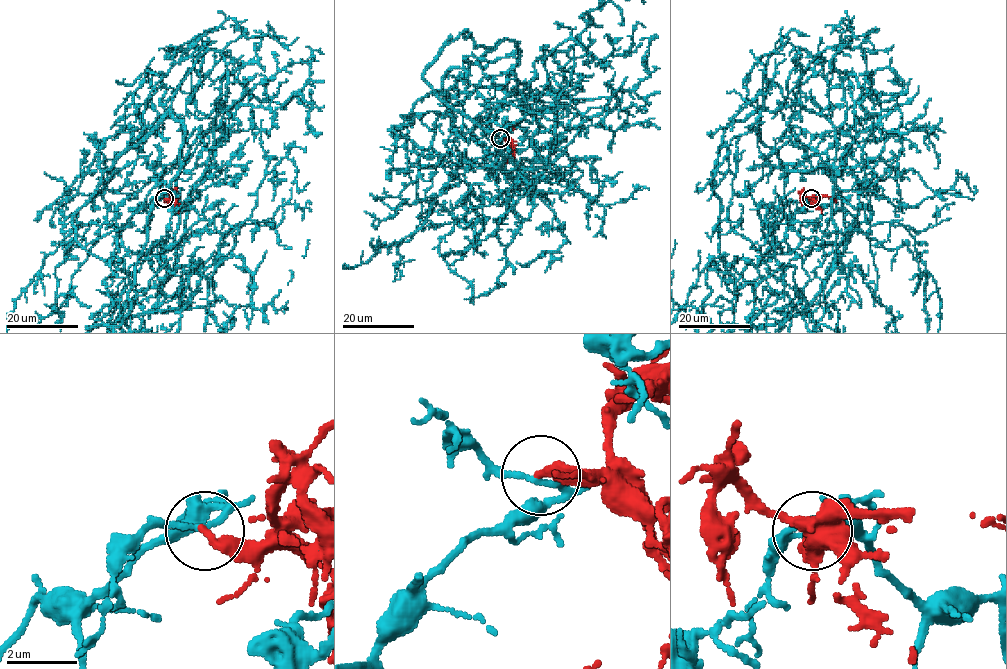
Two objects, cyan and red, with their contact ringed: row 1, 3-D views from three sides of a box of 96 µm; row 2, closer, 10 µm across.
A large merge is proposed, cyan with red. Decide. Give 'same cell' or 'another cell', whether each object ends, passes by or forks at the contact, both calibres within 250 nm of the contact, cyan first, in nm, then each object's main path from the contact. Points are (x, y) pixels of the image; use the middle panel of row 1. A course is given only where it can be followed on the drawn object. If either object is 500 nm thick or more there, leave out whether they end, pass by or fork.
another cell; cyan forks there; red ends there; 120 nm thick on the cyan side, 360 nm on the other

